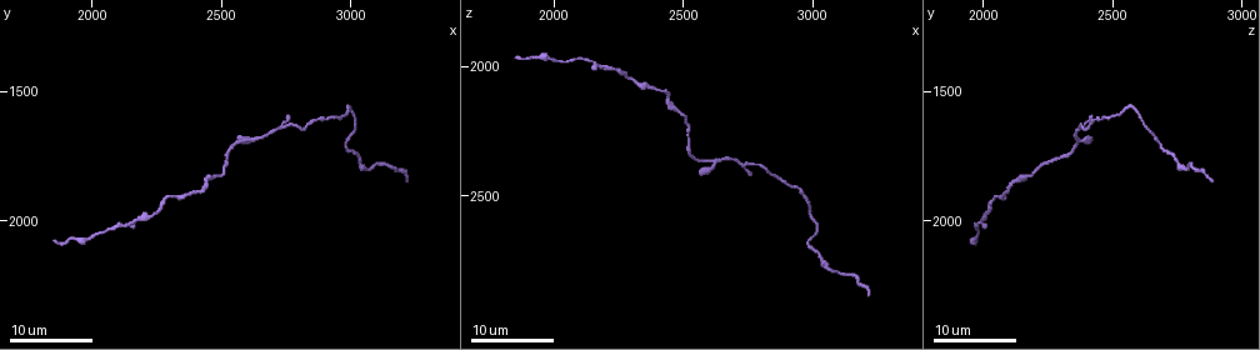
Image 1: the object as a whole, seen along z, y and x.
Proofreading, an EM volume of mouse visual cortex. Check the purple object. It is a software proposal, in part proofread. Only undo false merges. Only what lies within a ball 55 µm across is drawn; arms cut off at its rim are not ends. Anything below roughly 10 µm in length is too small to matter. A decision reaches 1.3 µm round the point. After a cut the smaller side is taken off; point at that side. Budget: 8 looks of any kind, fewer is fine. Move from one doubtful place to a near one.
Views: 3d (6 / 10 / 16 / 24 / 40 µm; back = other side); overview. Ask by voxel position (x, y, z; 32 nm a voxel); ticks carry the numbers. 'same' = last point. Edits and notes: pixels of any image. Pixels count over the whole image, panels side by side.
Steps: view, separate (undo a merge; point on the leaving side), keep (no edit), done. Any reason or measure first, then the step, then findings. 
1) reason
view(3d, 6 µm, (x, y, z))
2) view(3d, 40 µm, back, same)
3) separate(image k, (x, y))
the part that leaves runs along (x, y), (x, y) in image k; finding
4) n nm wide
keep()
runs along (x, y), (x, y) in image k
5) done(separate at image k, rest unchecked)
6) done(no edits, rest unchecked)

side arm on a straight run
view(3d, 24 µm, (2170, 2000, 1990))

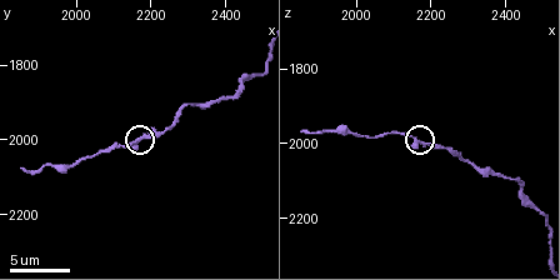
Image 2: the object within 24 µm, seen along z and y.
view(3d, 10 µm, same)

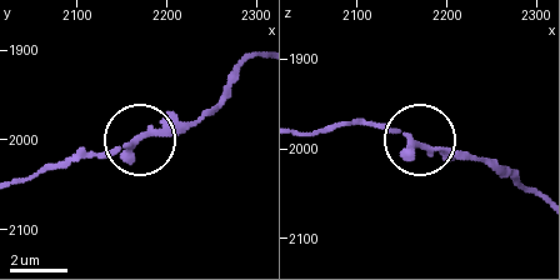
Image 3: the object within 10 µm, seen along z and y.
keep()
runs along (538, 195), (488, 163), (438, 153), (388, 129), (339, 121) in image 3; one neuron here

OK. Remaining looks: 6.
sudden change in width
view(3d, 16 µm, (2770, 1630, 2370))

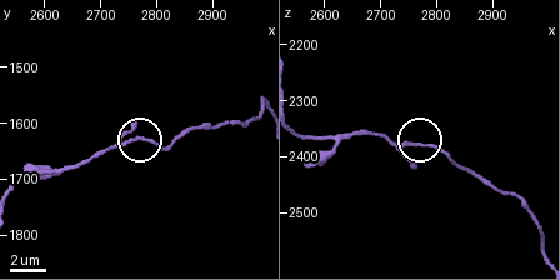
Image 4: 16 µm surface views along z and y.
closer look
view(3d, 6 µm, (2765, 1630, 2380))

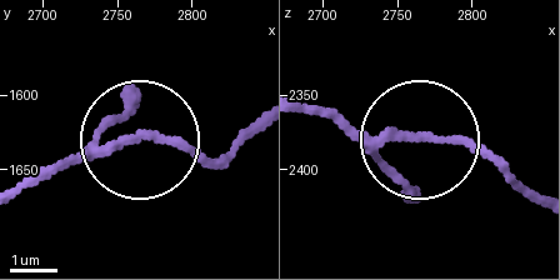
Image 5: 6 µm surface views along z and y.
180 nm wide
keep()
runs along (21, 191), (81, 155), (141, 139), (233, 155) in image 5; all the same neuron

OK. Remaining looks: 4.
a fork
view(3d, 24 µm, (2610, 1680, 2370))

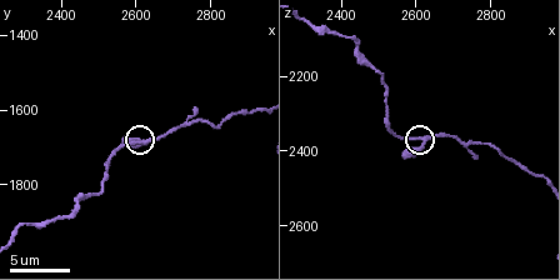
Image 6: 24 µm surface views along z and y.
view(3d, 6 µm, (2610, 1690, 2360))

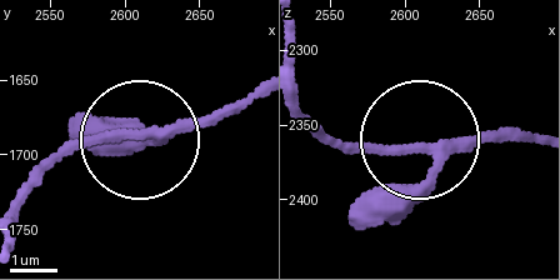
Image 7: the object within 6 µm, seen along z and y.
side arm 37 µm
keep()
continuous, no second neuron

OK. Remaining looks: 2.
view(3d, 10 µm, (2450, 1850, 2110))

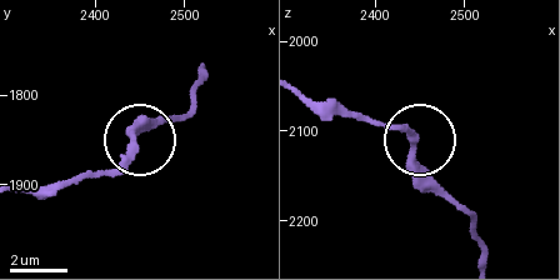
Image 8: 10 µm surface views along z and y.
view(3d, 10 µm, back, (2445, 1855, 2110))

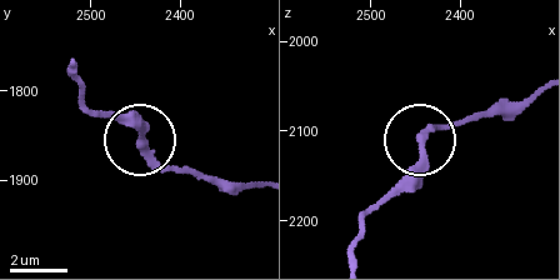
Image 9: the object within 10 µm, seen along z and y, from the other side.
270 nm wide
keep()
runs along (354, 258), (364, 215), (411, 165), (426, 136), (474, 116) in image 9; all the same neuron

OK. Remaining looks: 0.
done(no edits, rest unchecked)

